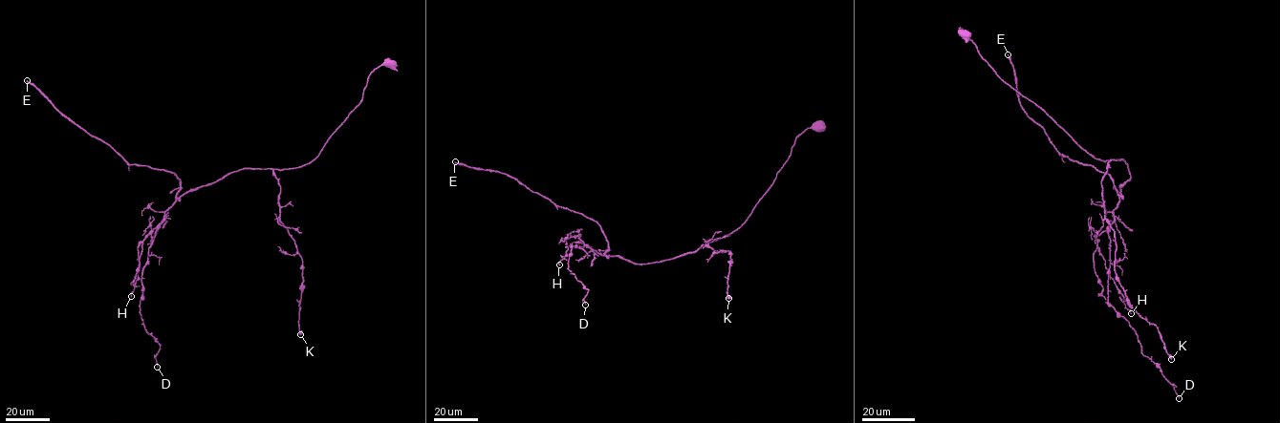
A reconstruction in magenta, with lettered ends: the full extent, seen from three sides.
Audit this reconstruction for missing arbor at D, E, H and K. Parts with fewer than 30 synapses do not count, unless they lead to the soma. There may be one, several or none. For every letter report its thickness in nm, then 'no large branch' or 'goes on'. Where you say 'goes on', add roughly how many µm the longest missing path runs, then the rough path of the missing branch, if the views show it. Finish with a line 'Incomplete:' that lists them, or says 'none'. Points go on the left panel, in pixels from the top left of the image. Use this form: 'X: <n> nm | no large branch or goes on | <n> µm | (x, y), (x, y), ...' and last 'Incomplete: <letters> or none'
D: 80 nm | no large branch
E: 240 nm | goes on | 130 µm
H: 110 nm | no large branch
K: 650 nm | no large branch
Incomplete: E

